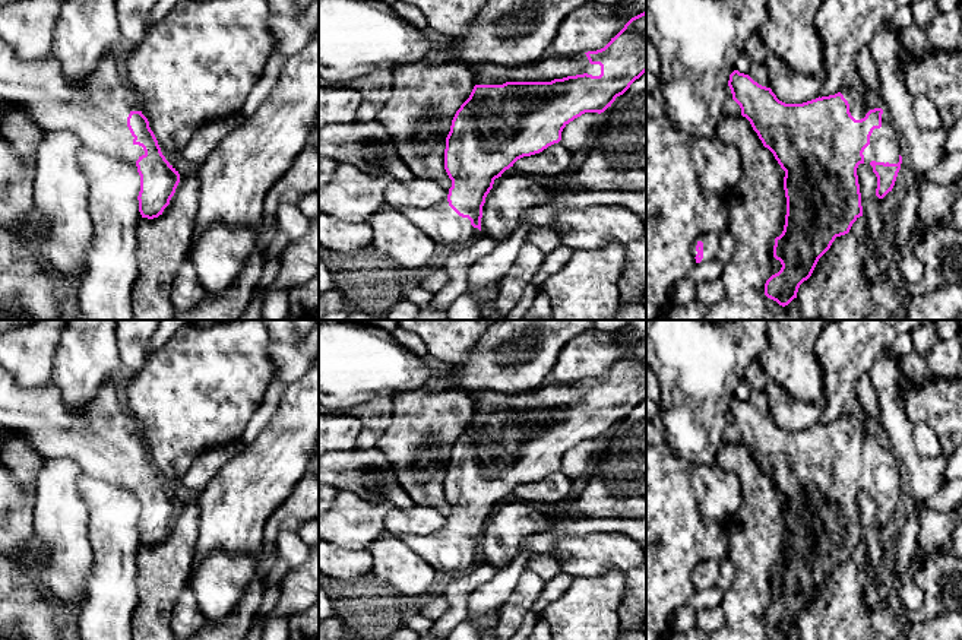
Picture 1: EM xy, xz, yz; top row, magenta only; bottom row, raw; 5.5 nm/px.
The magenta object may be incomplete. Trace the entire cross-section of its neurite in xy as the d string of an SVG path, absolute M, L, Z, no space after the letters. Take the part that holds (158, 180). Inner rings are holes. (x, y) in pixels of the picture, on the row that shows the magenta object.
M0 37L0 101L25 107L45 132L70 130L83 145L130 162L140 175L137 200L142 218L158 218L170 205L180 174L162 155L149 121L140 111L140 96L121 79L113 54L99 60L98 69L85 82L73 83L64 77L61 64L53 56L23 60Z

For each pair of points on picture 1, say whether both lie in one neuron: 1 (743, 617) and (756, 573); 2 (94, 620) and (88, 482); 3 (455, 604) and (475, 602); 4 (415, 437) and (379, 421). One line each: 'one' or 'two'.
1: one
2: one
3: two
4: two

